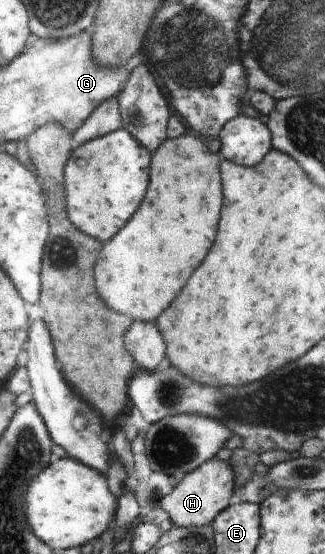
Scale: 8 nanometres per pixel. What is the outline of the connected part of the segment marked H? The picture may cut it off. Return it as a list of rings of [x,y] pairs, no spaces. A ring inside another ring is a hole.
[[[208,460],[193,472],[186,473],[173,492],[160,500],[159,507],[168,514],[172,526],[183,528],[207,526],[235,501],[234,484],[234,472],[228,461]]]

